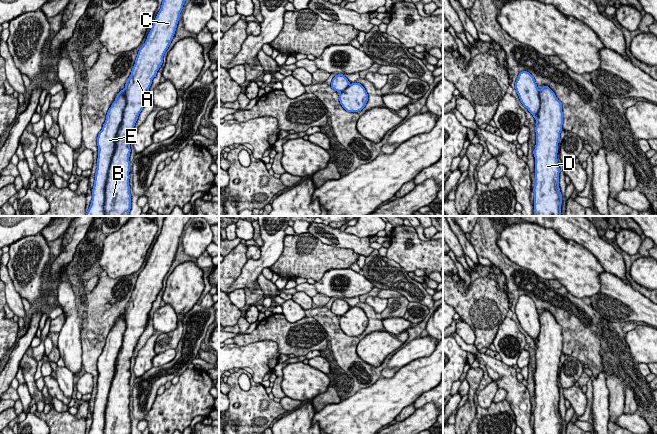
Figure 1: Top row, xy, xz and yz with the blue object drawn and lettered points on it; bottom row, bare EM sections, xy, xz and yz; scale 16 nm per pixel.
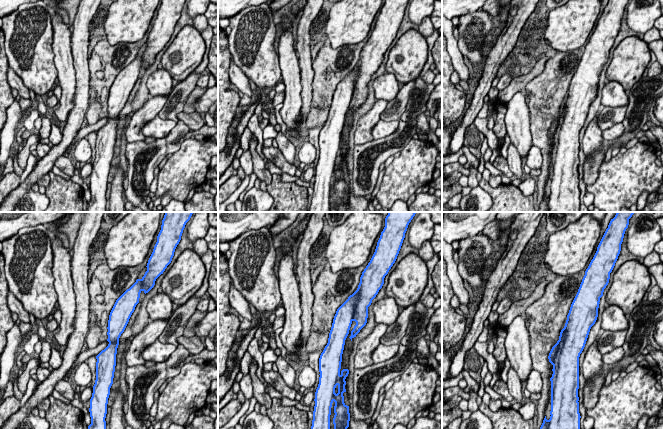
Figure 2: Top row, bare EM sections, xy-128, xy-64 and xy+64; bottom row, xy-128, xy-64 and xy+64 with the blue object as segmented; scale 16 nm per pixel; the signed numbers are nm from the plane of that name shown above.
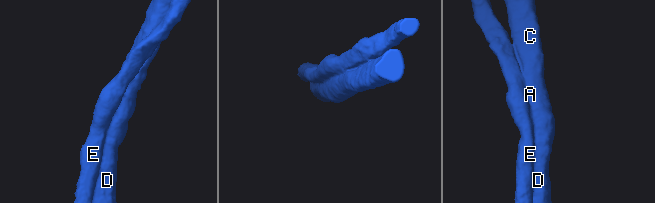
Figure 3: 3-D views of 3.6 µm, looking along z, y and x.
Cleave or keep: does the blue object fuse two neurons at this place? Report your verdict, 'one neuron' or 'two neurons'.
one neuron

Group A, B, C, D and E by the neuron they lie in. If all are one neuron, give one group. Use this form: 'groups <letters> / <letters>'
groups A B C D E

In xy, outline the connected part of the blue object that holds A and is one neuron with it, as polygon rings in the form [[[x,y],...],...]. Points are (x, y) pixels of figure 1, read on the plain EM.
[[[166,216],[131,299],[109,332],[97,361],[98,382],[88,434],[130,434],[130,359],[147,327],[149,312],[175,258],[184,226],[192,216]]]

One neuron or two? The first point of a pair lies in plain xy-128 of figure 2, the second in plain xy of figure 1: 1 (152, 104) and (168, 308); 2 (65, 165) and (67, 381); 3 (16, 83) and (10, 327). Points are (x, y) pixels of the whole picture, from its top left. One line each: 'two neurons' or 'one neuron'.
1: two neurons
2: two neurons
3: two neurons

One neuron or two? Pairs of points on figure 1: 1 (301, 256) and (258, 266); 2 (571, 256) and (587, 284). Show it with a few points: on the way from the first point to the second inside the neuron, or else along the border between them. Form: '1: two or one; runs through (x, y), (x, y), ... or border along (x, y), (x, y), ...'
1: two; border along (284, 240), (281, 255), (269, 267)
2: one; runs through (571, 263), (578, 271), (580, 277)

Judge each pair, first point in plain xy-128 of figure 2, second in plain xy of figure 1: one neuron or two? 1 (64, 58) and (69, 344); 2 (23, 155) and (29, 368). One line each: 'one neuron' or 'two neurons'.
1: one neuron
2: two neurons

